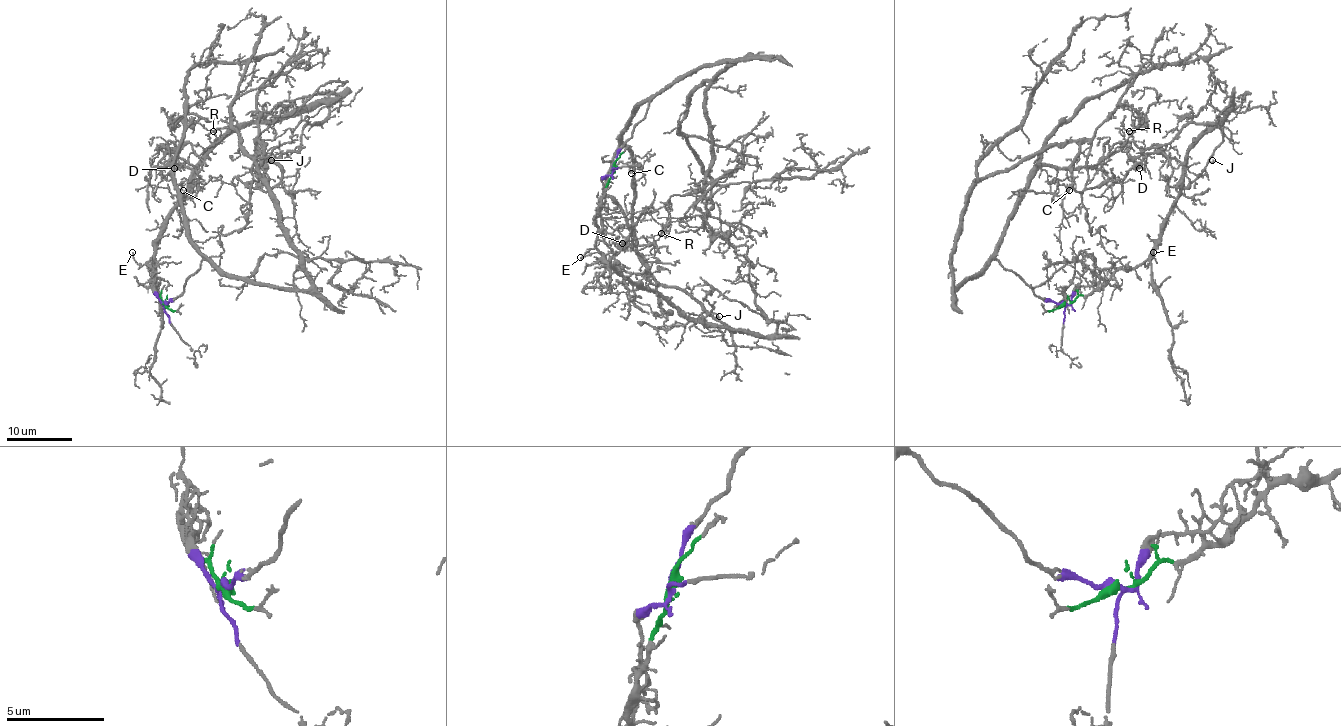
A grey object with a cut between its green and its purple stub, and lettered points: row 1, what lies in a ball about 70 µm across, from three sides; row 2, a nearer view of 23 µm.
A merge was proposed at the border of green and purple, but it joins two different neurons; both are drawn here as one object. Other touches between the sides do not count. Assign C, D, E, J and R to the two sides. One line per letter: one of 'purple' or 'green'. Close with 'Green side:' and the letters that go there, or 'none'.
C: purple
D: purple
E: green
J: green
R: purple
Green side: E, J

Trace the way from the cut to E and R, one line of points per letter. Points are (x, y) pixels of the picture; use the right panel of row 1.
E: (1065, 303), (1071, 303), (1079, 295), (1091, 295), (1117, 271), (1146, 266), (1153, 253)
R: (1065, 303), (1043, 302), (994, 249), (1042, 166), (1092, 168), (1120, 148), (1128, 130)

